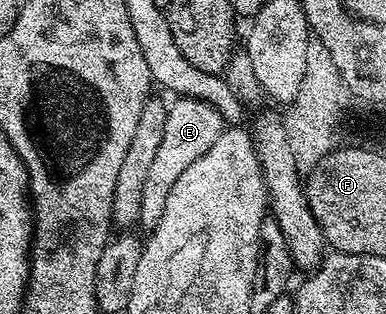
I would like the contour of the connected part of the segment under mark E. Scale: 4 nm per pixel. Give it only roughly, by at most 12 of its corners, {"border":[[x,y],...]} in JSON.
{"border":[[207,103],[168,105],[138,225],[164,221],[176,179],[225,128]]}

